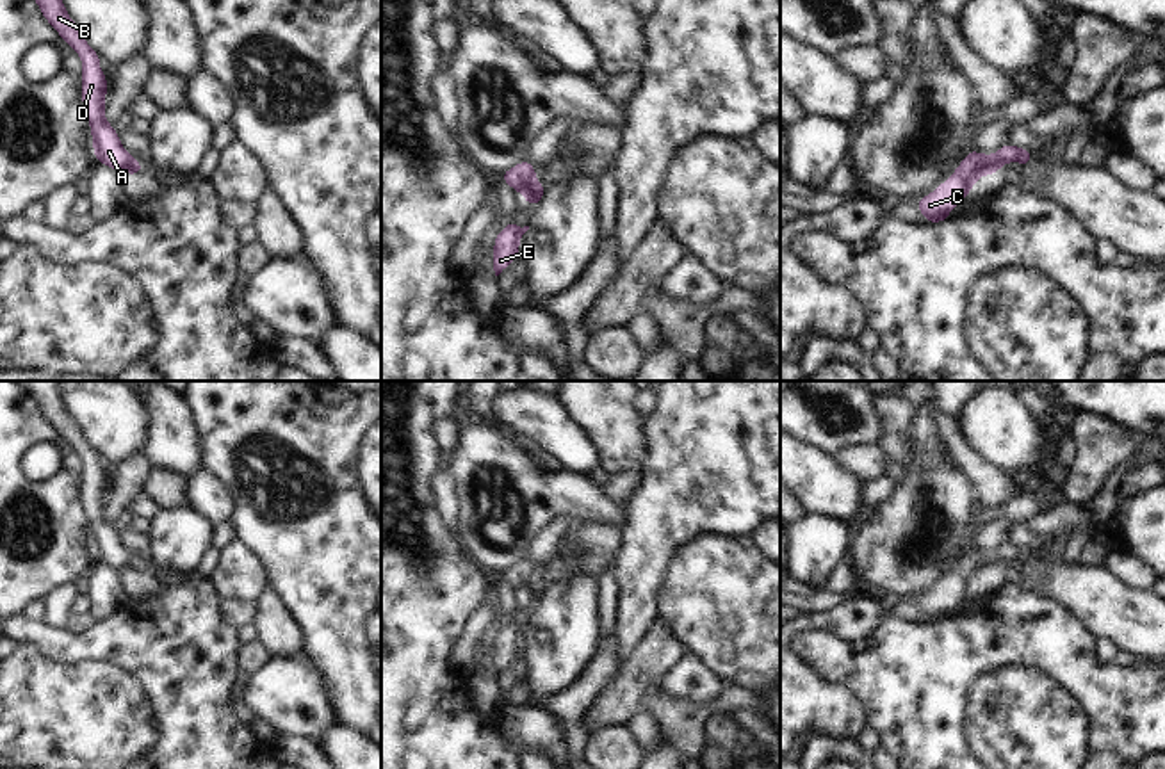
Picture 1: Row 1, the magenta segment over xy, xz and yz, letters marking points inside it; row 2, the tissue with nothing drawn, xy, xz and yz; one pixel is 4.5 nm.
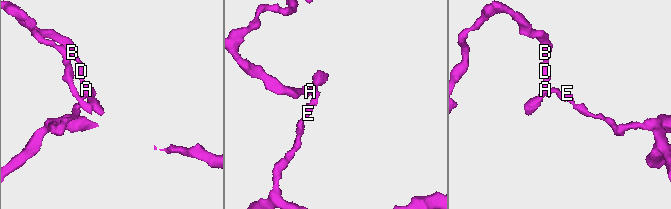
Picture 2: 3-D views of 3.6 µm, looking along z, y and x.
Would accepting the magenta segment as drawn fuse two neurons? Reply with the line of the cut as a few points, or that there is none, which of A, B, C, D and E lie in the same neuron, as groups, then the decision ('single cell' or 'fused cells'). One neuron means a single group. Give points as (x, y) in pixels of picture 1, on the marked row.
cut yz (987, 155), (980, 173); groups A B C D / E; fused cells

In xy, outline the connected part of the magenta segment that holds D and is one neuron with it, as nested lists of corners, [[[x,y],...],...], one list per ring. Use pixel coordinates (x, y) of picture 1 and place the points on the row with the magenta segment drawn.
[[[36,0],[36,4],[46,21],[82,59],[82,105],[89,117],[96,164],[105,164],[118,173],[128,173],[132,155],[123,148],[114,126],[103,117],[109,82],[100,69],[100,53],[87,45],[62,0]]]

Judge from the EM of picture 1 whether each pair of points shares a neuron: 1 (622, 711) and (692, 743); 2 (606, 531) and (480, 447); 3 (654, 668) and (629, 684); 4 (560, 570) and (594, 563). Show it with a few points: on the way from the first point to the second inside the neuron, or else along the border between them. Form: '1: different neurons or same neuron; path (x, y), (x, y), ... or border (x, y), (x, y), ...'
1: different neurons; border (663, 677), (647, 691), (643, 705)
2: different neurons; border (590, 520), (615, 520), (622, 527)
3: same neuron; path (649, 668), (635, 679)
4: same neuron; path (569, 566), (585, 563)

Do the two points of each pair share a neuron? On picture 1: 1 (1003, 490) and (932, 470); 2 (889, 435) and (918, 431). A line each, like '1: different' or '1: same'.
1: different
2: different

